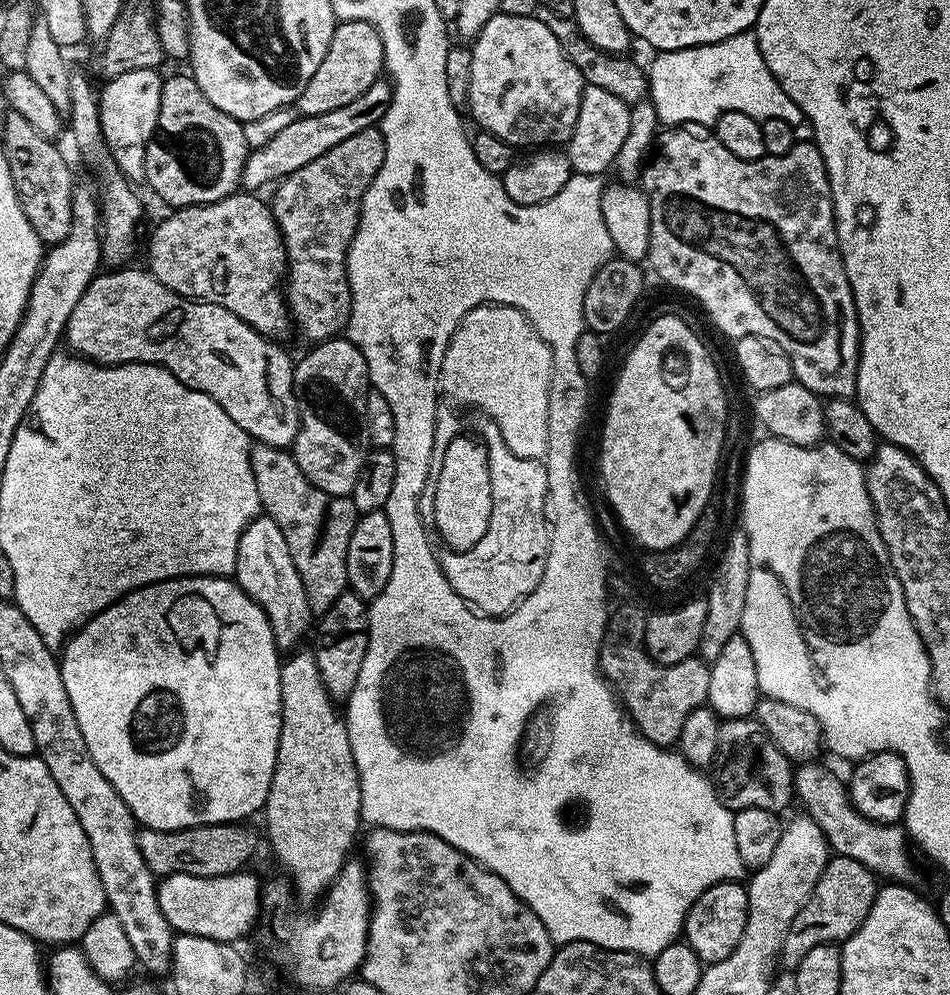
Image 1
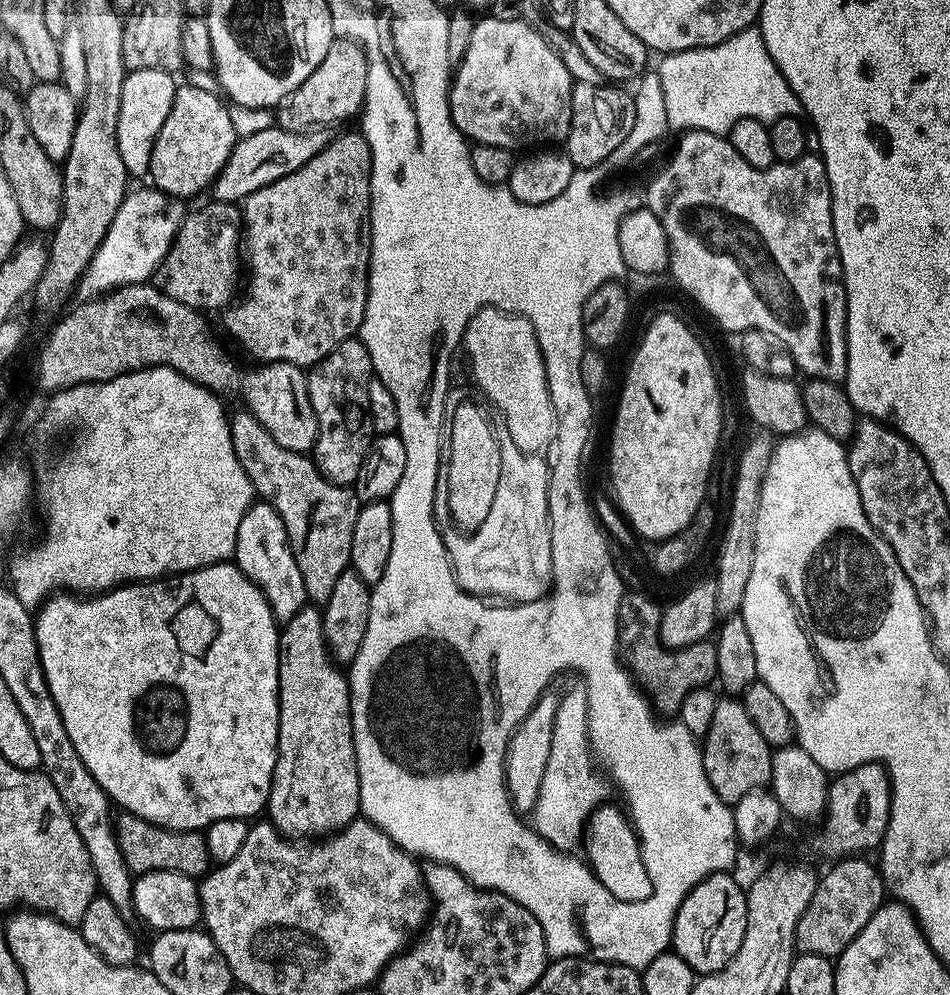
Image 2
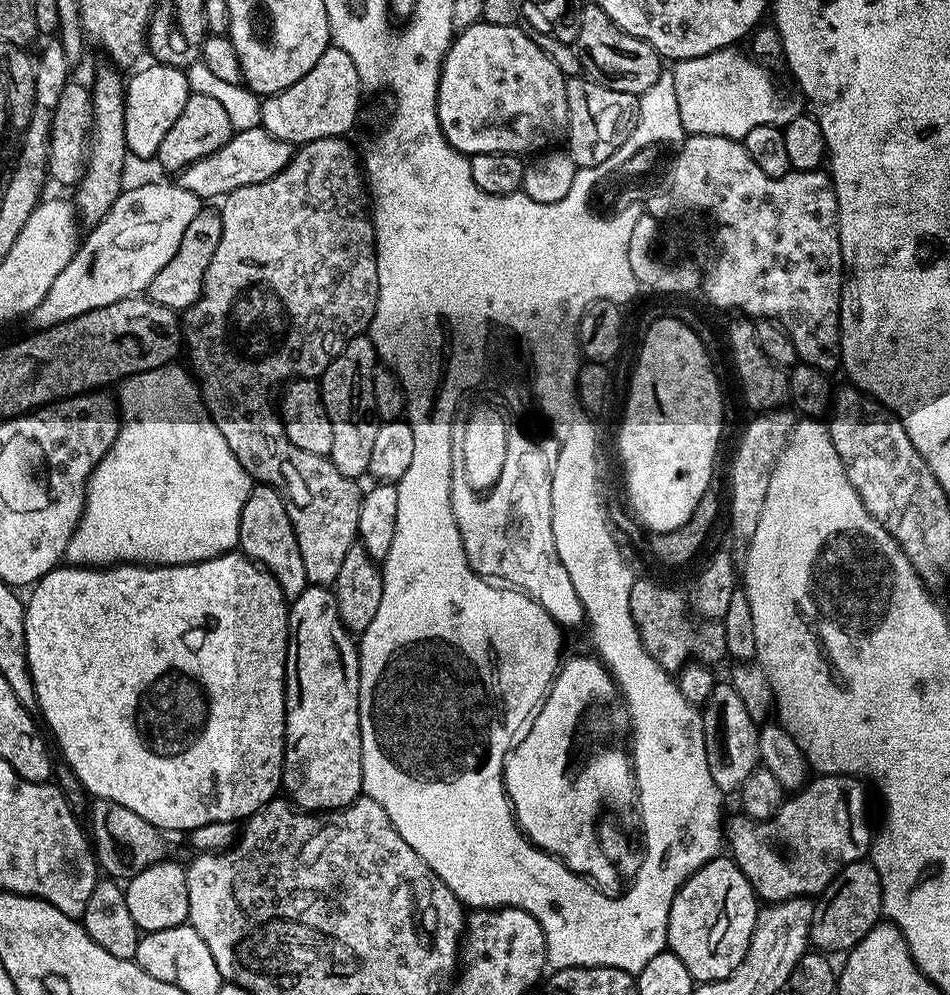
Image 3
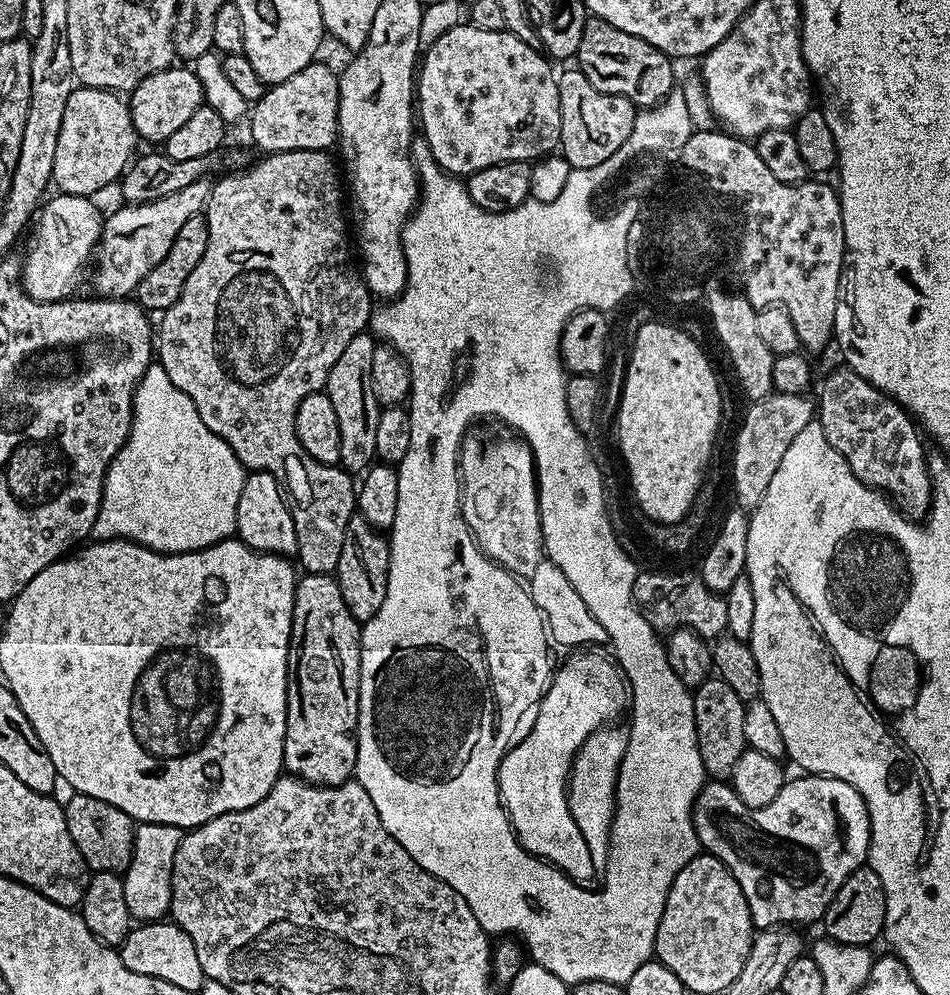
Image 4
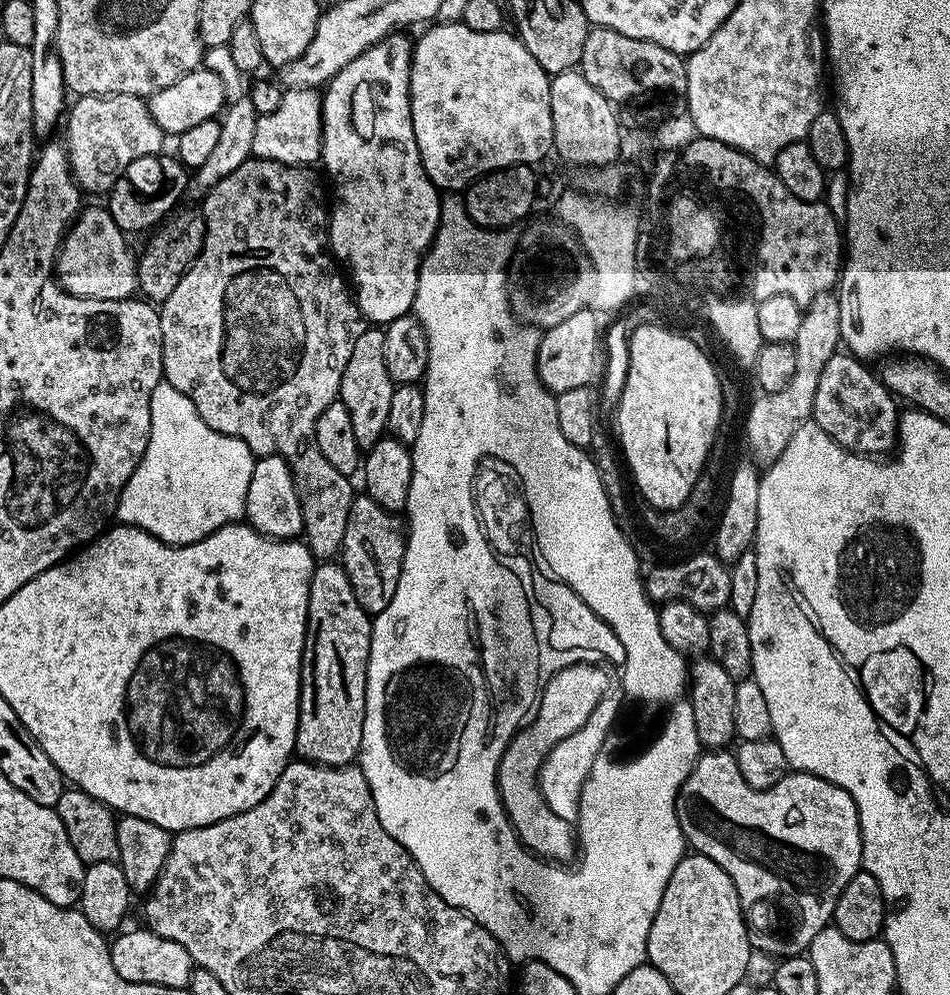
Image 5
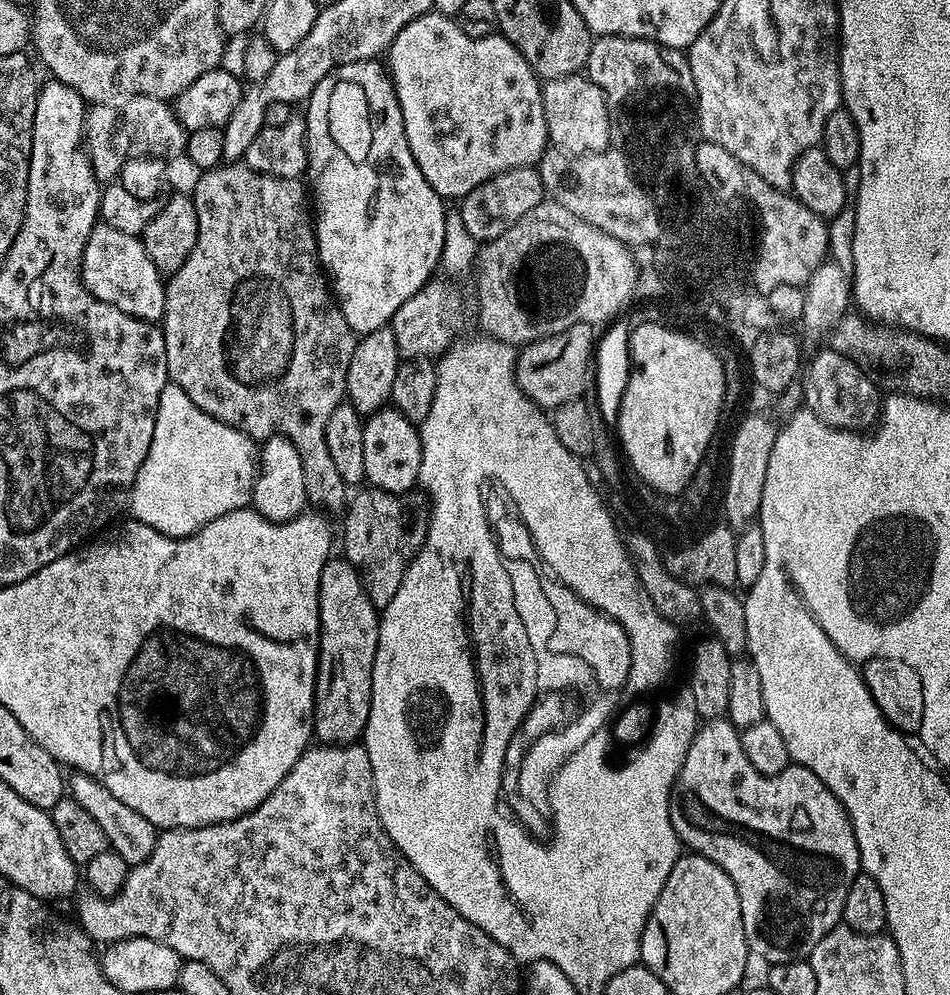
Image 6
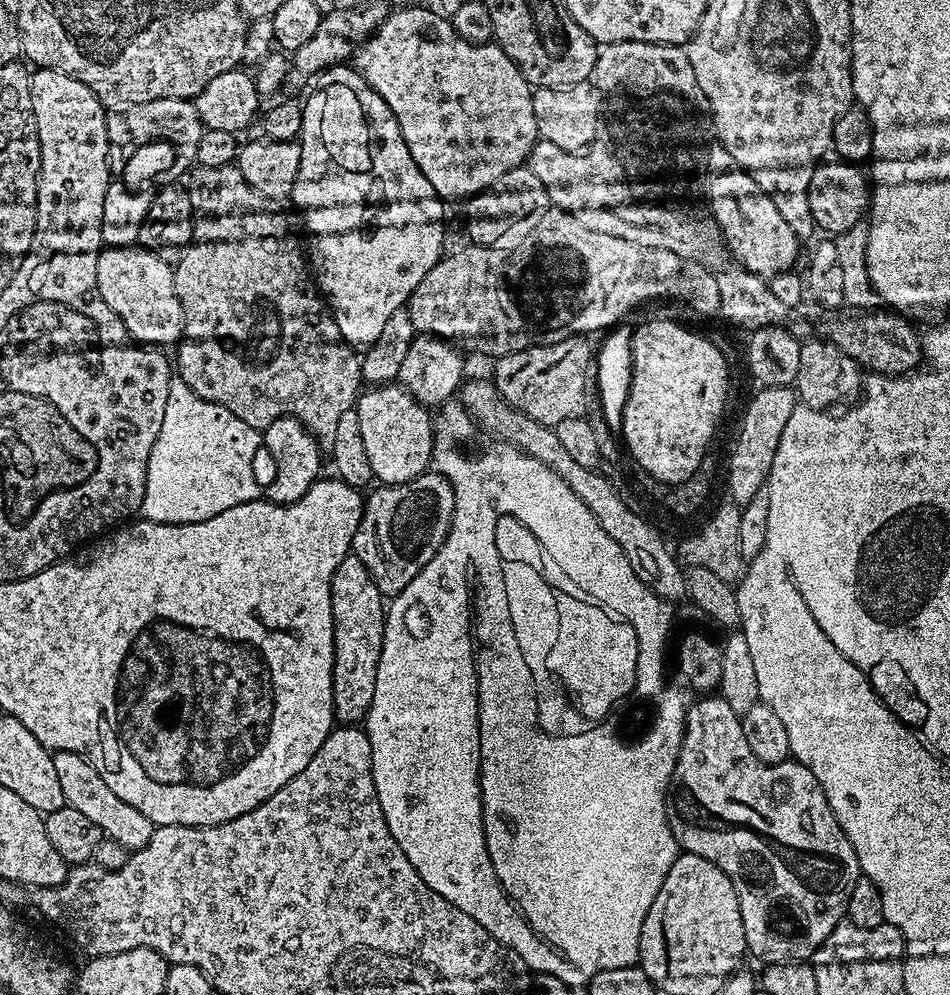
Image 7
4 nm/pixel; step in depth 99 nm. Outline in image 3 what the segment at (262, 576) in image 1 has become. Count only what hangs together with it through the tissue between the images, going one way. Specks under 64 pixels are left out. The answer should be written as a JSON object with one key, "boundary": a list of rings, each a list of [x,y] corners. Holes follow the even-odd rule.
{"boundary":[[[256,484],[242,506],[238,548],[276,579],[285,598],[302,594],[302,590],[309,587],[306,566],[302,566],[302,550],[298,550],[298,538],[294,538],[294,526],[290,526],[282,498],[269,484]]]}

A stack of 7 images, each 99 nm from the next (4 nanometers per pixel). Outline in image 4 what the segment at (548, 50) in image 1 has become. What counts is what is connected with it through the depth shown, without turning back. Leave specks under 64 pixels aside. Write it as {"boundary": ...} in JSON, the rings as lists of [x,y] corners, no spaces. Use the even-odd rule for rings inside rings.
{"boundary":[[[461,22],[456,27],[442,34],[435,42],[427,45],[423,53],[422,61],[418,70],[415,107],[418,109],[418,128],[422,131],[422,138],[428,143],[430,154],[438,162],[438,166],[457,178],[473,176],[478,170],[486,170],[486,166],[494,166],[502,162],[514,162],[526,160],[535,162],[549,154],[555,153],[560,146],[560,95],[558,94],[558,76],[550,63],[549,57],[543,51],[531,48],[523,35],[515,36],[512,30],[495,32],[494,30],[478,30],[471,23]]]}

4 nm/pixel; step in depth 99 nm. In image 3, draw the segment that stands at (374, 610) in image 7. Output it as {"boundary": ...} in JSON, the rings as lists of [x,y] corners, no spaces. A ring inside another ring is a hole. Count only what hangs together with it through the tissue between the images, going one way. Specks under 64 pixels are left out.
{"boundary":[[[328,586],[306,587],[302,594],[291,597],[288,604],[288,645],[284,655],[284,765],[280,771],[280,783],[283,795],[305,812],[333,812],[345,808],[354,803],[364,791],[360,741],[360,653],[353,633],[338,618],[336,597],[333,589]]]}

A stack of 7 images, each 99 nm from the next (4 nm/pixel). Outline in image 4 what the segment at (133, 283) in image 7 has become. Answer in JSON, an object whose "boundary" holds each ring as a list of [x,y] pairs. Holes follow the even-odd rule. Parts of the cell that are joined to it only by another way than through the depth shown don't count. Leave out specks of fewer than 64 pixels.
{"boundary":[[[56,194],[41,207],[35,221],[36,233],[28,253],[22,256],[22,283],[30,298],[50,302],[66,300],[73,295],[80,271],[89,267],[100,243],[102,215],[96,209],[96,200],[87,196]],[[49,203],[49,204],[48,204]],[[40,220],[40,221],[39,221]],[[89,259],[89,260],[88,260]]]}

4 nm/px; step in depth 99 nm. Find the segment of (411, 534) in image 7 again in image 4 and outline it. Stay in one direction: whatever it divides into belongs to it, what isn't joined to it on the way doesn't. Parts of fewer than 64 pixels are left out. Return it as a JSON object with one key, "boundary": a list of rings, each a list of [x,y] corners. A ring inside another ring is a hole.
{"boundary":[[[357,514],[350,518],[334,575],[342,590],[342,598],[346,598],[346,606],[350,606],[350,614],[354,614],[358,621],[374,618],[374,614],[382,610],[382,598],[386,598],[386,582],[390,574],[389,543],[389,537],[368,524],[364,516]]]}

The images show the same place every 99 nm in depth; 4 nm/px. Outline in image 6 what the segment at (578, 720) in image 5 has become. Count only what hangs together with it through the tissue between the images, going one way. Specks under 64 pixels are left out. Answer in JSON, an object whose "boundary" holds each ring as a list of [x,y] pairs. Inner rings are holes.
{"boundary":[[[550,686],[550,694],[546,692],[546,698],[536,698],[536,710],[534,714],[530,716],[530,720],[526,724],[522,724],[520,729],[517,730],[510,742],[510,748],[508,748],[508,754],[506,758],[502,758],[502,784],[506,786],[504,792],[499,794],[501,807],[505,810],[504,816],[507,821],[514,822],[519,829],[528,832],[528,836],[531,841],[538,844],[538,846],[544,846],[549,848],[554,844],[556,835],[559,835],[559,831],[556,828],[555,823],[545,821],[536,812],[530,804],[522,802],[522,800],[510,800],[508,792],[512,792],[514,784],[516,784],[516,774],[524,774],[524,766],[526,766],[526,760],[528,756],[532,754],[532,750],[536,748],[538,742],[546,740],[546,738],[556,738],[556,736],[566,736],[570,732],[570,728],[574,728],[578,724],[578,717],[576,714],[568,714],[568,704],[562,698],[566,697],[568,690],[561,688],[560,686]]]}

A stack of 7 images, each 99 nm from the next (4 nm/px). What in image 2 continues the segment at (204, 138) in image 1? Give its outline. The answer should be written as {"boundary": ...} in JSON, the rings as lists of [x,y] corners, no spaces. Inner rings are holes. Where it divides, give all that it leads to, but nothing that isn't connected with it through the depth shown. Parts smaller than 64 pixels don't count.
{"boundary":[[[181,83],[174,94],[174,106],[170,106],[170,114],[166,114],[166,122],[162,122],[162,130],[154,142],[148,167],[151,183],[177,198],[196,196],[203,188],[211,189],[238,139],[228,110],[229,105],[217,93]]]}

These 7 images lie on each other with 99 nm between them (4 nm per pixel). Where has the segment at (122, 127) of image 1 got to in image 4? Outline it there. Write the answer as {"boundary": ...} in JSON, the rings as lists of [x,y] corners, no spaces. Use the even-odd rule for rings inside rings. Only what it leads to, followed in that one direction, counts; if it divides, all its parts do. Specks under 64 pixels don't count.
{"boundary":[[[173,66],[138,82],[127,101],[137,137],[141,141],[149,140],[152,146],[163,145],[170,138],[170,134],[174,134],[174,130],[185,124],[194,114],[194,110],[204,104],[202,82],[198,82],[195,71],[188,66],[180,67],[184,68]]]}

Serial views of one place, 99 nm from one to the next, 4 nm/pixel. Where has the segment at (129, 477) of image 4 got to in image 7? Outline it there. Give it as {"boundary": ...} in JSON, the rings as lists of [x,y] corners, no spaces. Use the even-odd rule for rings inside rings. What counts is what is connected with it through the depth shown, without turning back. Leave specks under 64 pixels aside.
{"boundary":[[[173,378],[166,394],[166,414],[158,442],[150,450],[146,470],[146,494],[140,512],[143,519],[159,524],[206,522],[230,506],[261,499],[262,484],[256,481],[256,455],[262,452],[262,432],[246,426],[226,406],[198,398],[186,382]]]}

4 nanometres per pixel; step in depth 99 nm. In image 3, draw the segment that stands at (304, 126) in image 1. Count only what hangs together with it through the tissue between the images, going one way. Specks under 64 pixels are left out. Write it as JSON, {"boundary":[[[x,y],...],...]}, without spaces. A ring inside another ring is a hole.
{"boundary":[[[264,128],[233,131],[232,137],[221,148],[214,150],[214,154],[206,154],[206,158],[182,169],[175,177],[174,183],[182,186],[182,190],[190,190],[190,194],[200,197],[204,202],[214,199],[215,196],[223,198],[242,186],[274,178],[278,170],[282,170],[291,162],[293,151],[293,145],[274,138]]]}

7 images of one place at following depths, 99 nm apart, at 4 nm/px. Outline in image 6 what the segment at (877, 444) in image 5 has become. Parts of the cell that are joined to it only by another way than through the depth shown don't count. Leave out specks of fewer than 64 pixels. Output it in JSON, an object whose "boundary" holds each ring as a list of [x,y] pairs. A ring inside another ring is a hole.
{"boundary":[[[823,350],[812,361],[807,361],[806,367],[802,372],[802,404],[807,411],[814,415],[826,426],[831,428],[843,428],[845,432],[864,432],[871,429],[879,421],[880,410],[882,407],[882,392],[876,387],[870,377],[861,368],[854,366],[850,358],[831,350]]]}

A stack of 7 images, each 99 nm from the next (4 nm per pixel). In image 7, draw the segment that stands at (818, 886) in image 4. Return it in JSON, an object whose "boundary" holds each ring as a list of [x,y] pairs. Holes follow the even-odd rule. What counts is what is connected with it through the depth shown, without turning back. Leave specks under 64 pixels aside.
{"boundary":[[[704,694],[693,699],[688,706],[688,717],[684,720],[684,737],[678,750],[676,769],[668,789],[668,821],[677,845],[684,852],[693,852],[721,868],[730,878],[734,890],[738,894],[738,906],[742,914],[742,926],[746,930],[747,951],[768,964],[780,964],[784,960],[807,961],[822,946],[822,942],[845,919],[848,911],[850,890],[854,890],[854,882],[860,877],[860,863],[854,854],[854,846],[846,838],[842,826],[838,826],[838,818],[830,810],[830,802],[814,774],[806,766],[789,758],[781,764],[767,764],[754,758],[754,750],[746,743],[746,734],[742,734],[741,713],[730,710],[726,702],[718,694]]]}

